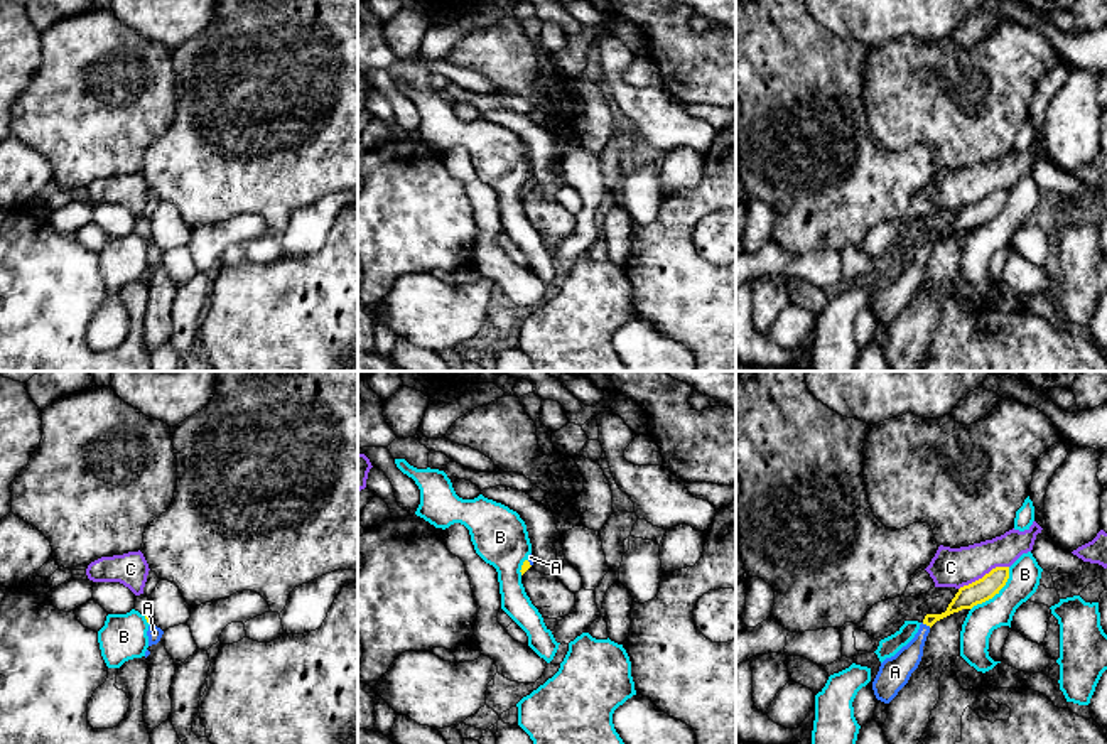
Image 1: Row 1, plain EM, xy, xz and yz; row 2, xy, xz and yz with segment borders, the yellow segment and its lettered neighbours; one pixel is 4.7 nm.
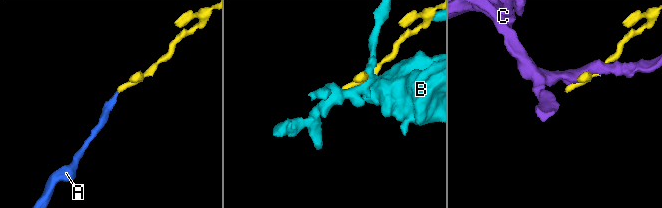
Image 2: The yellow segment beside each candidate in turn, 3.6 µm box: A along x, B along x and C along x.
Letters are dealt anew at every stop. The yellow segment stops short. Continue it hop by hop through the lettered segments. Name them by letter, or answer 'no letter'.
A

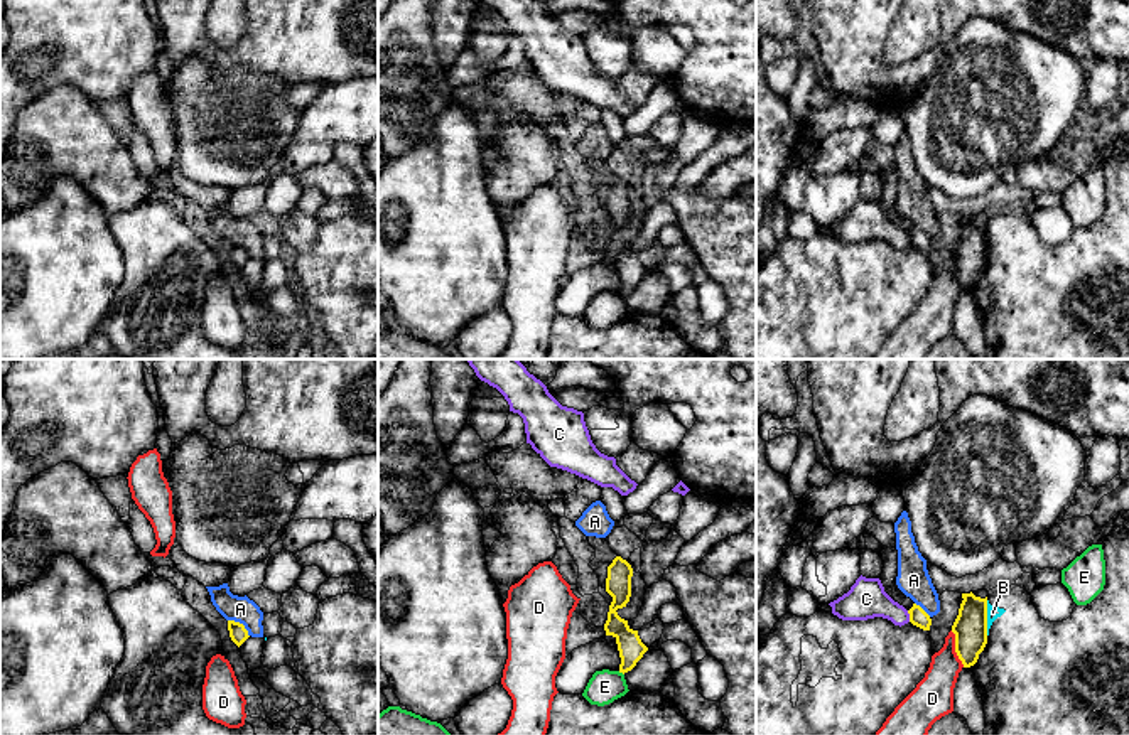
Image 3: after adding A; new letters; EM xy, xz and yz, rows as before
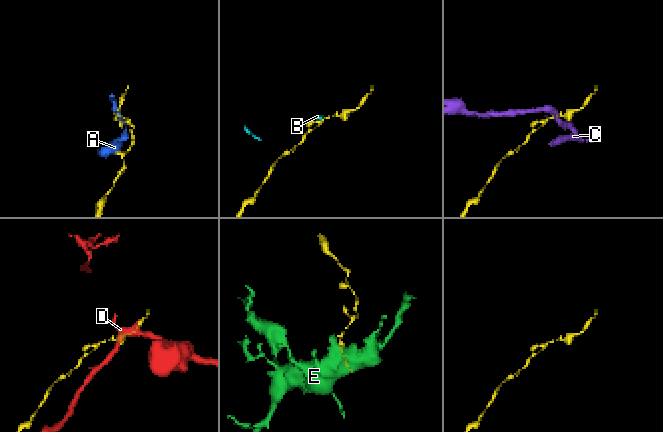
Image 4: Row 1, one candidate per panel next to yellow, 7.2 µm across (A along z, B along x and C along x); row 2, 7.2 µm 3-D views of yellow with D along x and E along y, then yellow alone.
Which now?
no letter

